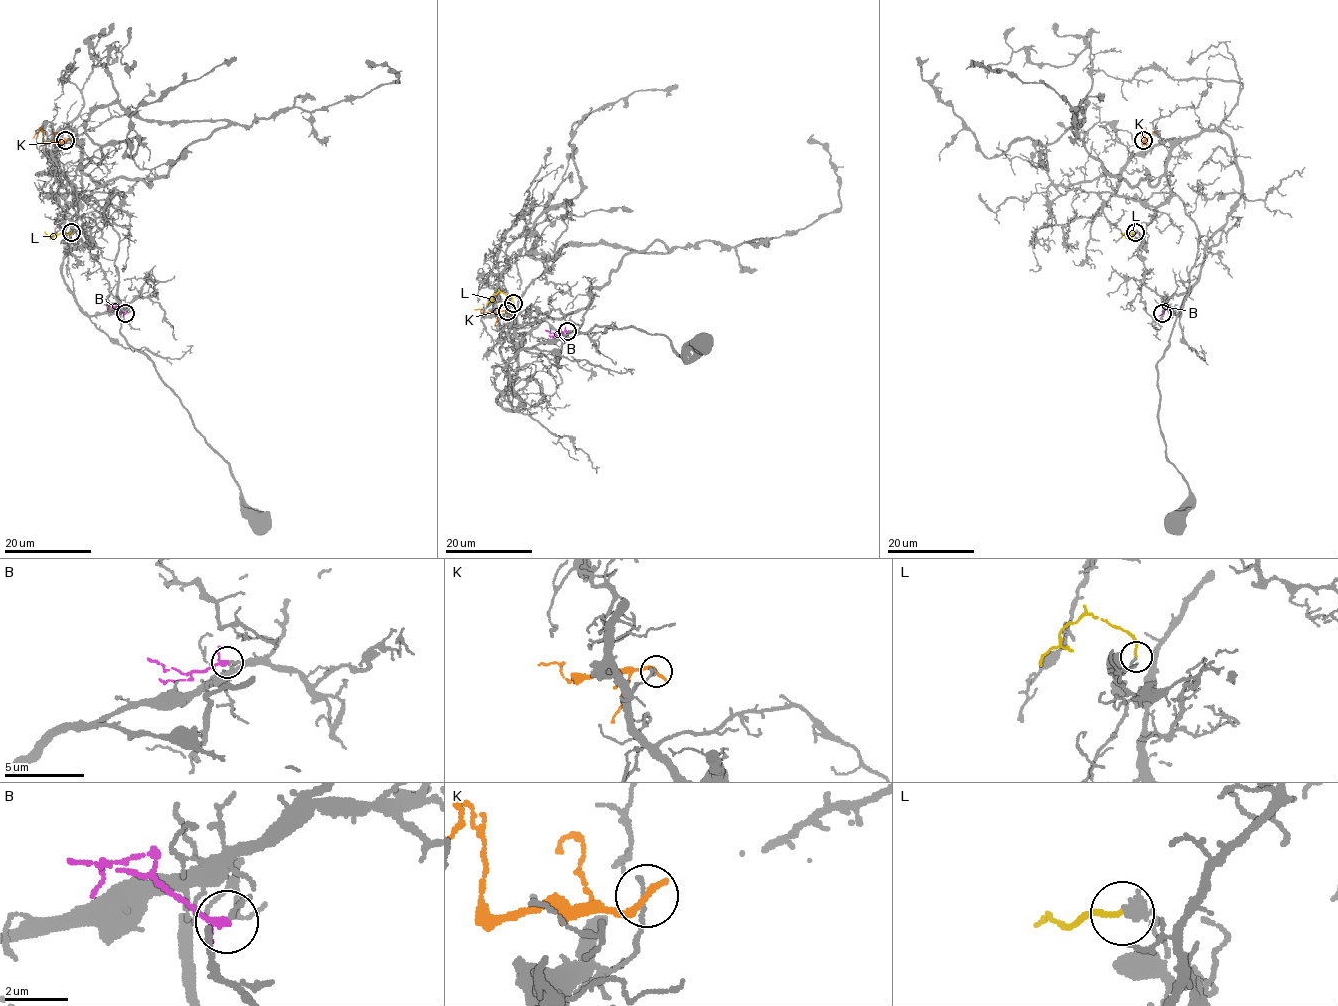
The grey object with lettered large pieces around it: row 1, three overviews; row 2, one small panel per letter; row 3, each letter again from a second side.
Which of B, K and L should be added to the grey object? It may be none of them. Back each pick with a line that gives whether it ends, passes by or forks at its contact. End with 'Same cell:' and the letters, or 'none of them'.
Same cell: none of them

